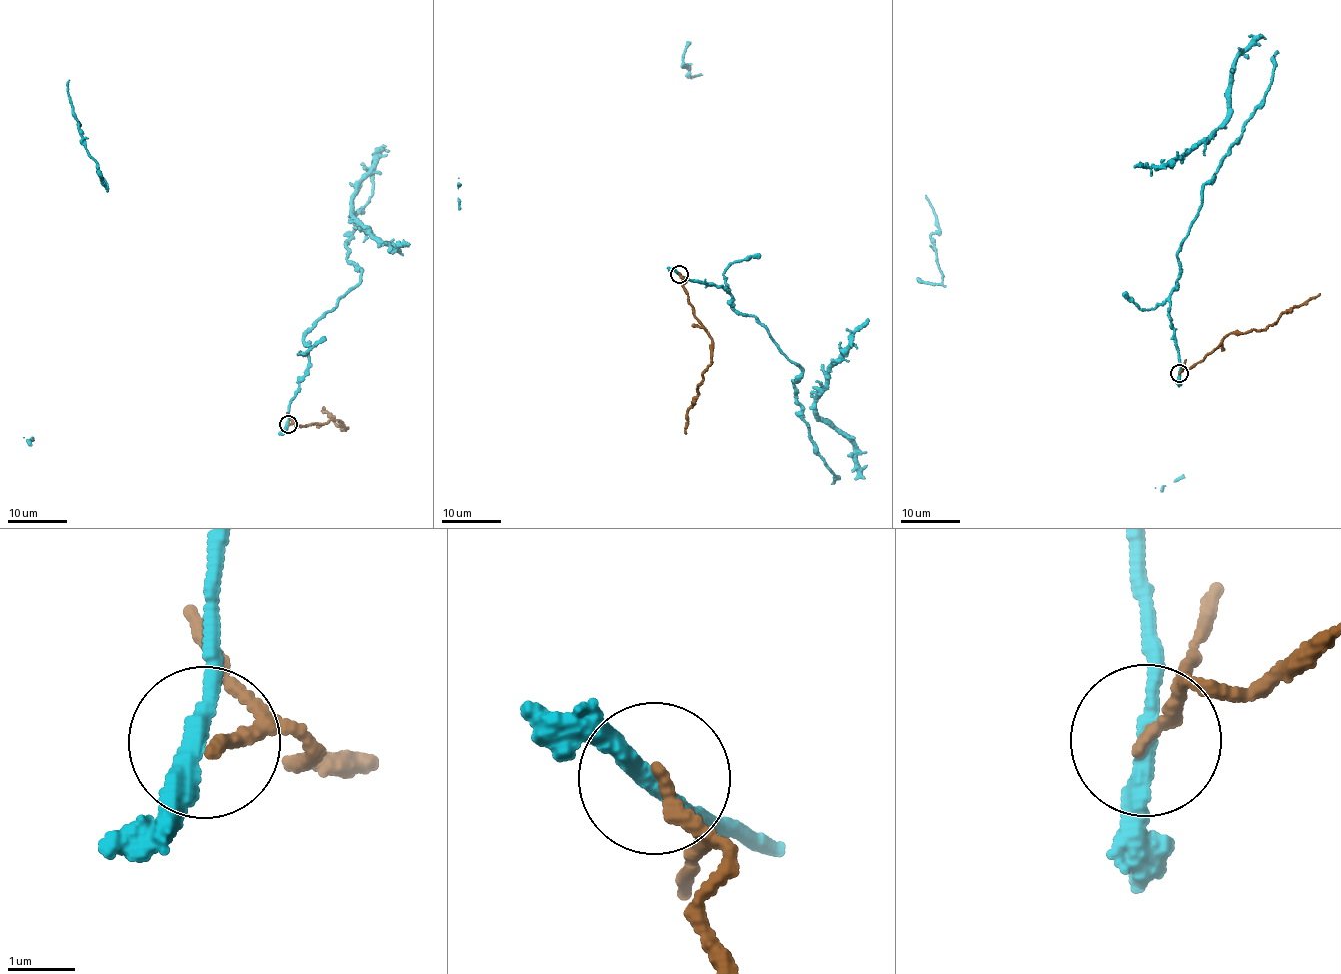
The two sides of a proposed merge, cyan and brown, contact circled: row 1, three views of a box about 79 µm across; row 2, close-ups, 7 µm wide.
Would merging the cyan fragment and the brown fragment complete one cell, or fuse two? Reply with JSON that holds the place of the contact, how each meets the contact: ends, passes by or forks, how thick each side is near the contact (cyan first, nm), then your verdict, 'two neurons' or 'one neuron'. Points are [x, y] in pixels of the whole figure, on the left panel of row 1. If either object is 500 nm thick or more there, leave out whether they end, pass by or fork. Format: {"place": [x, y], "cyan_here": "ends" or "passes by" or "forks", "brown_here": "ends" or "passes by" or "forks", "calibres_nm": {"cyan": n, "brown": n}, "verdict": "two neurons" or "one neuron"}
{"place": [288, 424], "cyan_here": "passes by", "brown_here": "ends", "calibres_nm": {"cyan": 280, "brown": 200}, "verdict": "two neurons"}

